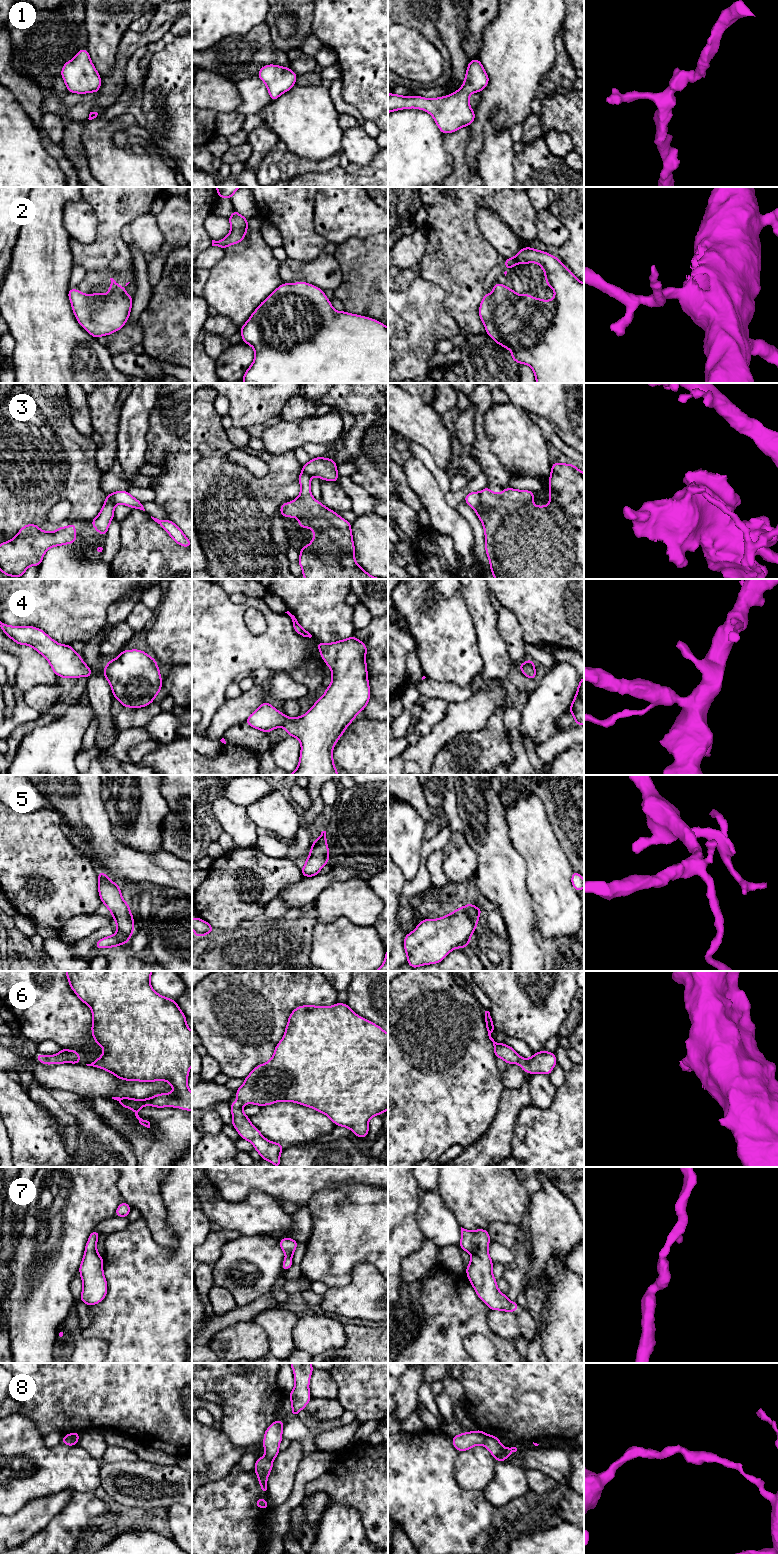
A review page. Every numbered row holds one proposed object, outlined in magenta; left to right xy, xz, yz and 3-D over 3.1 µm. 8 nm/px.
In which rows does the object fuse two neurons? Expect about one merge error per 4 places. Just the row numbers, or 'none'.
3, 8

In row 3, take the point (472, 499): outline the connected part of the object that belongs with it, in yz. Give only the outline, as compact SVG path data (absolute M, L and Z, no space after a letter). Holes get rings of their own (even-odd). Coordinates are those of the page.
M470 492L465 496L464 501L473 509L476 509L480 503L480 493Z

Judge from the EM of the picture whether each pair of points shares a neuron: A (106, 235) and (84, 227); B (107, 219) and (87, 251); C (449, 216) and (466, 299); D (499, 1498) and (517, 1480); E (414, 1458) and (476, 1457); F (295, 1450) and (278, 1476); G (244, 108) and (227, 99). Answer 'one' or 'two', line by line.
A: two
B: one
C: one
D: one
E: two
F: one
G: two

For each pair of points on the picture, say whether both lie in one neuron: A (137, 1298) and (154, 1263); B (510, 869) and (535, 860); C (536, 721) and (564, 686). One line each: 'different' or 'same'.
A: same
B: different
C: same

